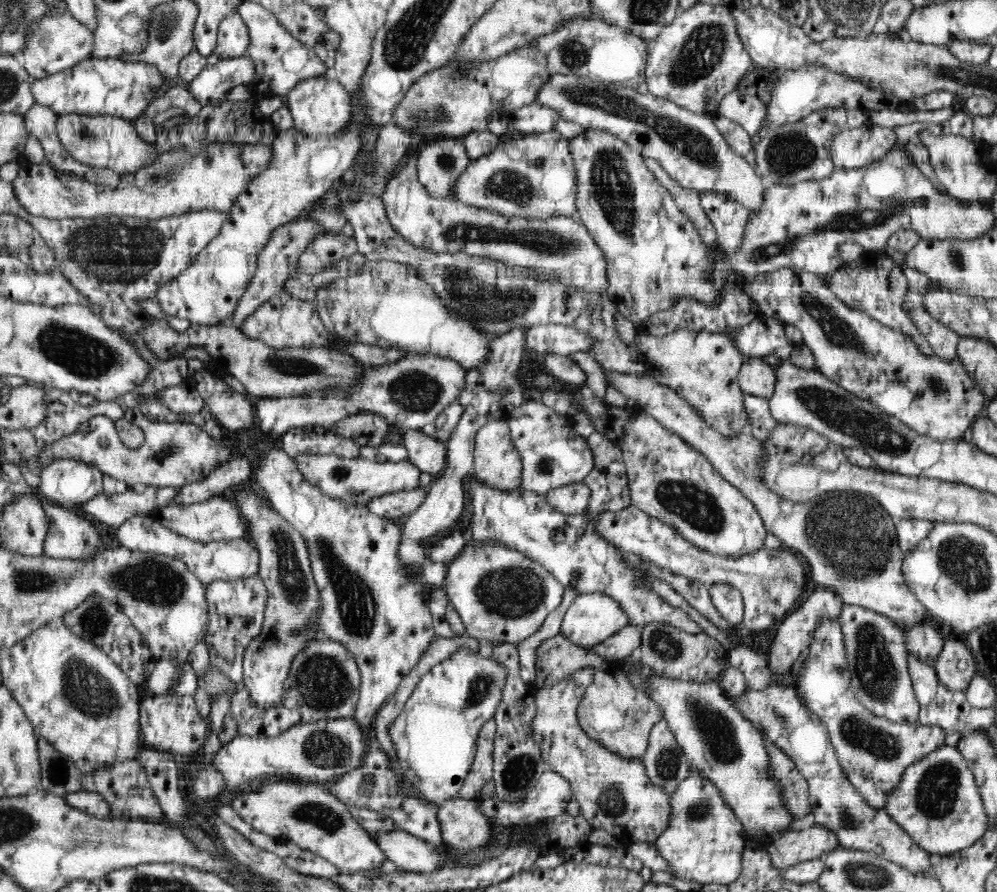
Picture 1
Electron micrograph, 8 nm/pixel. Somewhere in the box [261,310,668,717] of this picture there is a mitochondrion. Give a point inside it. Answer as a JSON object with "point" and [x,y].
{"point":[357,601]}

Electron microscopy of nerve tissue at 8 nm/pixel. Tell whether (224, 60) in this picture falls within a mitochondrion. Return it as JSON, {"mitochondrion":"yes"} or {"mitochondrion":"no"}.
{"mitochondrion":"no"}

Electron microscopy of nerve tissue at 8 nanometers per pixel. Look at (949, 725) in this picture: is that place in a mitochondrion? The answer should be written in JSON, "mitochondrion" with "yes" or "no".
{"mitochondrion":"no"}

